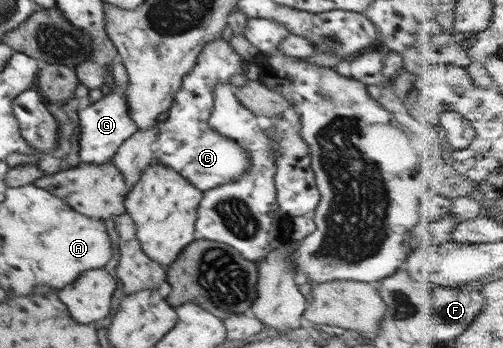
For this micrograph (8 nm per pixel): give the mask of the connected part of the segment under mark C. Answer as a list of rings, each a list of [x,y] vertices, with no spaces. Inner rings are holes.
[[[222,37],[205,44],[191,72],[183,76],[181,87],[175,93],[171,107],[166,111],[167,119],[157,122],[159,134],[155,143],[155,160],[174,169],[202,192],[237,181],[251,167],[247,148],[222,136],[208,124],[214,107],[215,85],[230,85],[234,78],[243,79],[240,73],[243,71],[241,59],[231,48],[229,41],[226,42]]]

